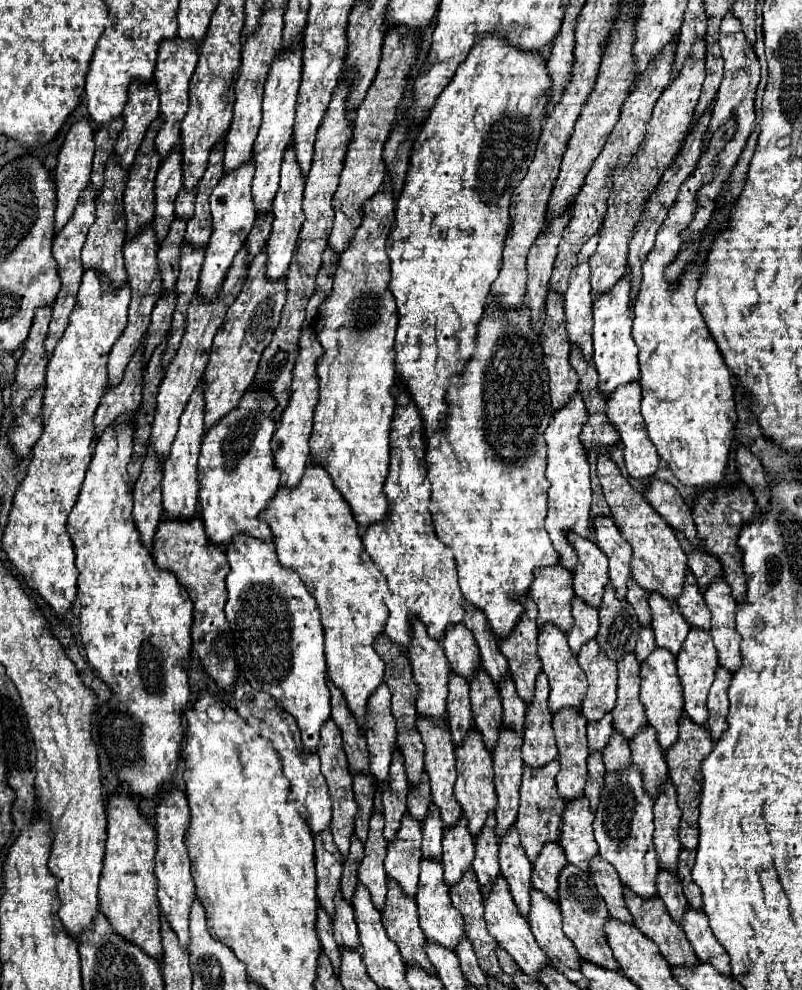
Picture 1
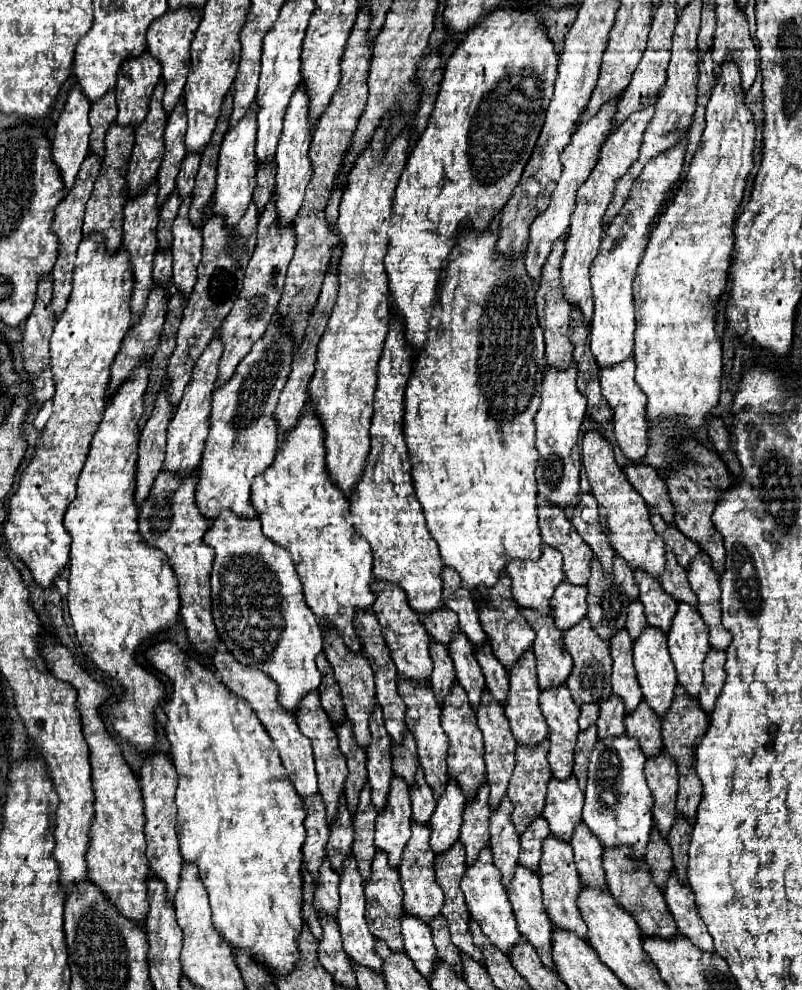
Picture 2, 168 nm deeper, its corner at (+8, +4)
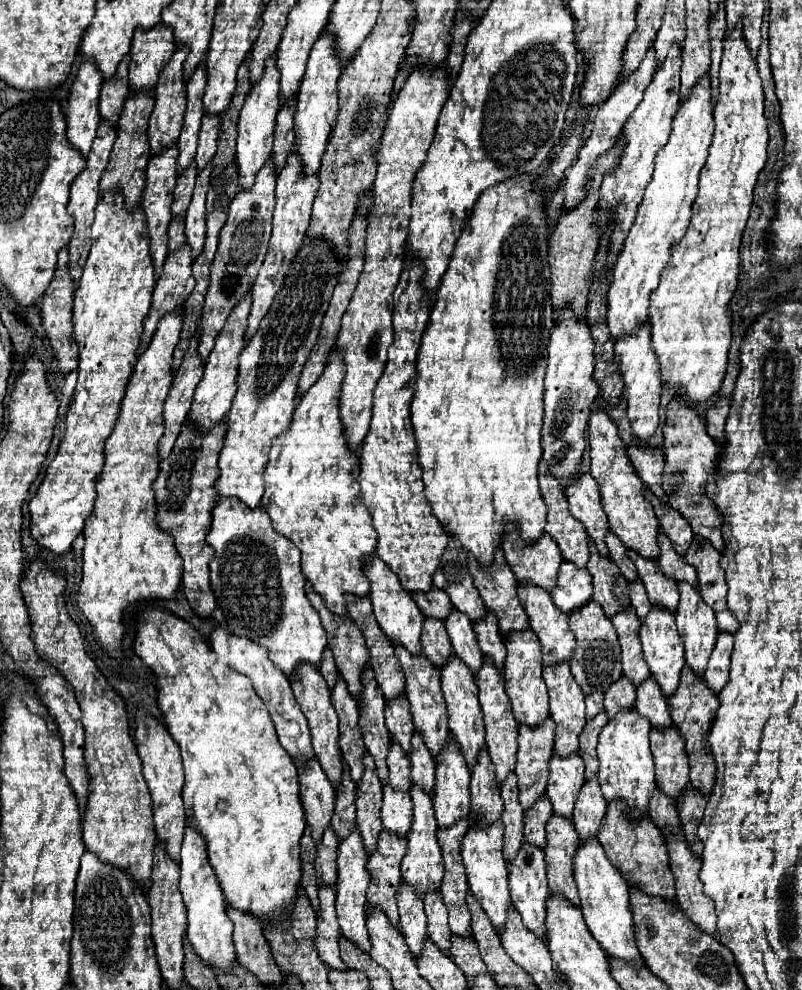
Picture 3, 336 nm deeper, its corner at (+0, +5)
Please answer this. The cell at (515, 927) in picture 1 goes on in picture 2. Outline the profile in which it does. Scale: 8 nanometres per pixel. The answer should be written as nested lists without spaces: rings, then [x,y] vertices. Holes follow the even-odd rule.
[[[489,848],[481,850],[481,854],[479,854],[479,858],[473,866],[467,866],[467,872],[461,880],[461,890],[465,894],[471,918],[481,926],[485,936],[501,952],[509,954],[513,950],[513,946],[519,942],[521,932],[517,930],[517,922],[515,922],[515,916],[513,916],[513,910],[511,910],[511,902],[507,898],[507,890],[501,886],[501,872],[495,868]]]

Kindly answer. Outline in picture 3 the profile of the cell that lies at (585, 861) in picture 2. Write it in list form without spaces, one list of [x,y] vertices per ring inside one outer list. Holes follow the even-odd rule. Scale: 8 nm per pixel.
[[[593,775],[581,787],[573,809],[573,823],[581,841],[587,839],[589,835],[599,833],[605,809],[607,809],[607,801],[603,799],[603,793],[599,791],[599,781]]]

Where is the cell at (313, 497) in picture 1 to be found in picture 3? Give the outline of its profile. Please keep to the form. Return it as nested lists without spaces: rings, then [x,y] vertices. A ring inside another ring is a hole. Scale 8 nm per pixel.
[[[335,347],[329,353],[325,371],[321,377],[307,389],[307,393],[301,397],[299,405],[293,411],[293,421],[289,429],[279,435],[271,447],[269,463],[265,469],[265,495],[261,499],[261,507],[269,513],[273,521],[273,529],[287,539],[291,539],[301,549],[301,569],[303,575],[311,581],[313,589],[323,597],[325,605],[339,613],[341,617],[347,613],[345,607],[345,595],[369,595],[369,581],[363,575],[363,555],[369,555],[375,551],[377,545],[377,533],[373,529],[371,515],[361,501],[359,493],[359,457],[355,451],[349,449],[345,441],[345,427],[339,419],[339,393],[341,383],[345,375],[345,363]]]

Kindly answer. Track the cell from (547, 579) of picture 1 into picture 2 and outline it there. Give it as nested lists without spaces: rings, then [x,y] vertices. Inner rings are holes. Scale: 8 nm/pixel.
[[[543,546],[539,560],[511,560],[507,564],[507,574],[511,578],[513,598],[523,608],[533,608],[537,612],[551,614],[551,596],[565,580],[561,554],[549,546]]]

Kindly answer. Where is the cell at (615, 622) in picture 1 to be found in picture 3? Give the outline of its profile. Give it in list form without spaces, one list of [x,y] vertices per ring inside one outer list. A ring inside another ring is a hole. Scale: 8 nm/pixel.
[[[589,539],[589,563],[587,563],[589,573],[593,575],[593,599],[599,601],[607,617],[613,617],[615,613],[627,609],[629,603],[629,589],[627,589],[627,579],[611,563],[609,557],[603,557],[595,543]]]

